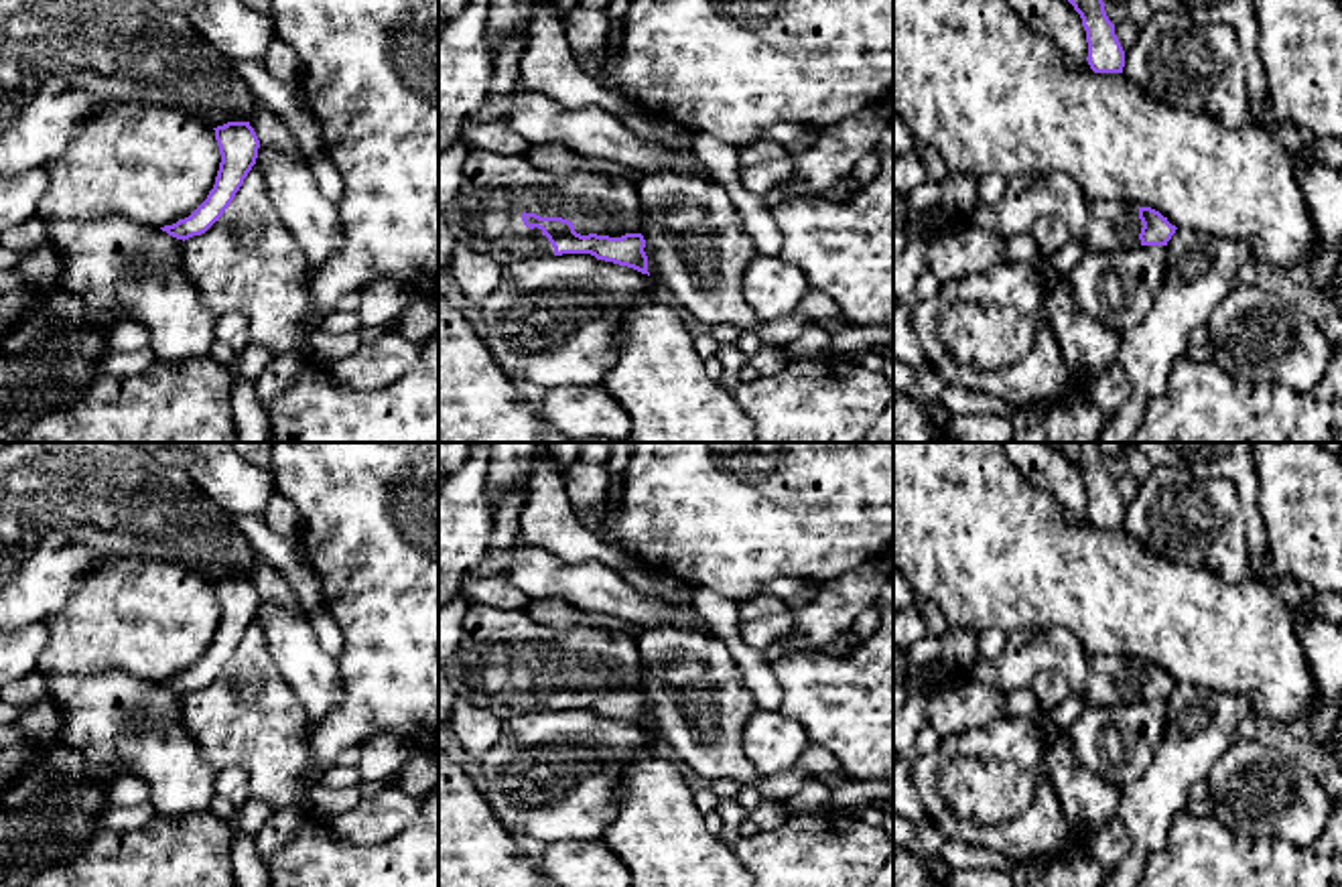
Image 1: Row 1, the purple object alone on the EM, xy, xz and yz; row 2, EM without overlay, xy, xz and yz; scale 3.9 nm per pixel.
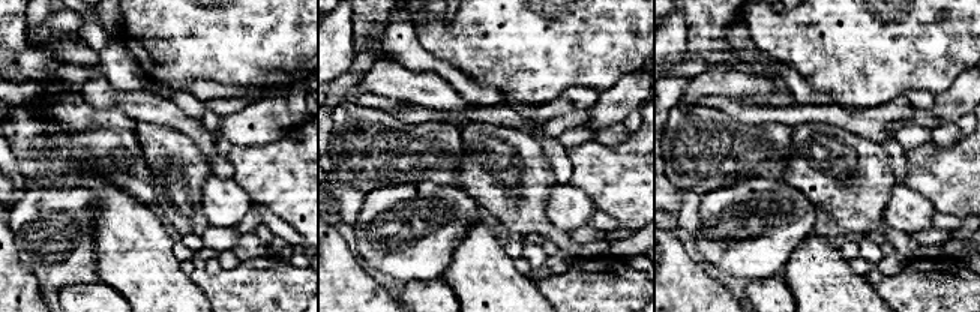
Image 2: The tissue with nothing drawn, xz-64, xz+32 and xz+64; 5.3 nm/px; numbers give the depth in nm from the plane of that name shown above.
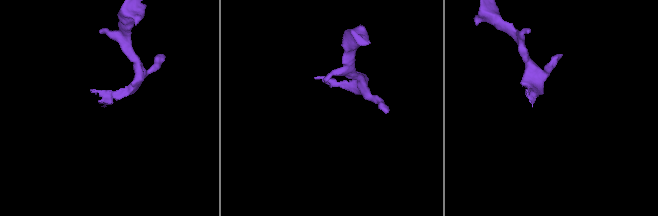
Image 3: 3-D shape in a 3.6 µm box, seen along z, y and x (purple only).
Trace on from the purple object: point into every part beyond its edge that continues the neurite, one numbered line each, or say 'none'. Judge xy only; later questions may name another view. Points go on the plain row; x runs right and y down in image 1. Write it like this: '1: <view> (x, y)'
none

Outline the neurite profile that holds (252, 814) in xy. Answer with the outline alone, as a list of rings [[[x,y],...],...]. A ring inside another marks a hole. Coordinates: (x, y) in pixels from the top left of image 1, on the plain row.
[[[250,798],[246,804],[238,808],[236,832],[256,836],[272,814],[274,808],[268,802]]]

